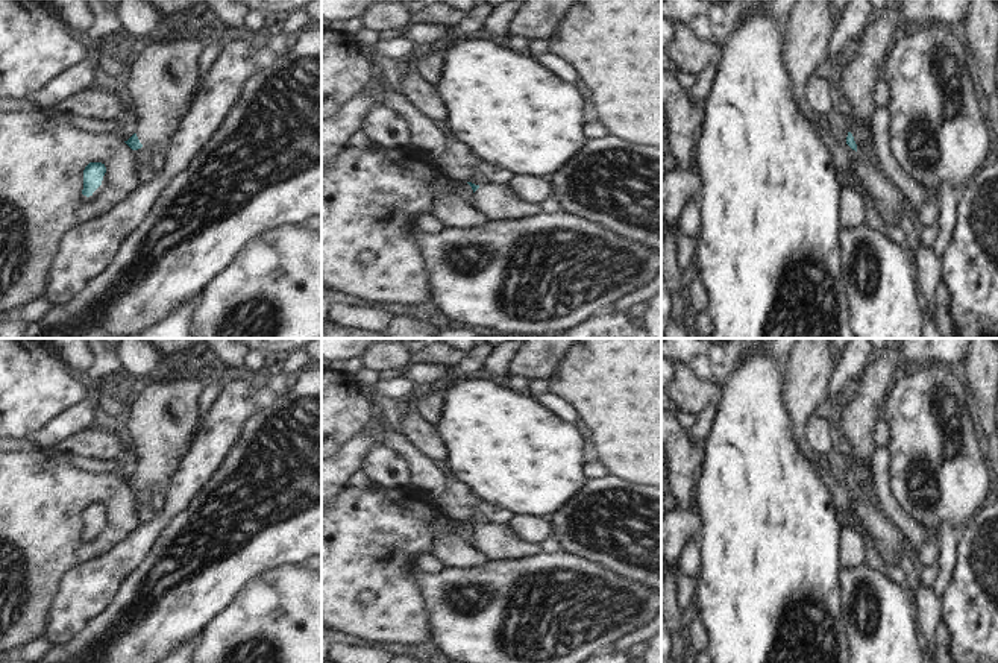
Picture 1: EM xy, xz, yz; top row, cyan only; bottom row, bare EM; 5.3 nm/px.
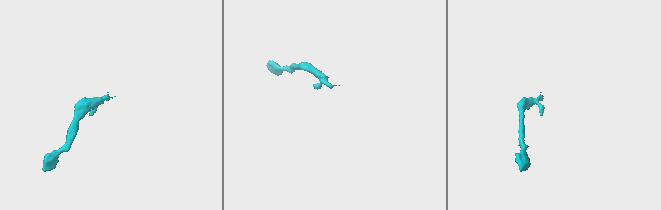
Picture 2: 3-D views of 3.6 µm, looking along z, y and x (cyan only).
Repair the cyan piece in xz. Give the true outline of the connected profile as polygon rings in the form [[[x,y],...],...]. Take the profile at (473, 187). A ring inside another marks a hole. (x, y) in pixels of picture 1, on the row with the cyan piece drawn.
[[[467,182],[473,190],[472,206],[482,212],[488,222],[517,222],[540,214],[538,203],[522,200],[508,185],[475,185]]]

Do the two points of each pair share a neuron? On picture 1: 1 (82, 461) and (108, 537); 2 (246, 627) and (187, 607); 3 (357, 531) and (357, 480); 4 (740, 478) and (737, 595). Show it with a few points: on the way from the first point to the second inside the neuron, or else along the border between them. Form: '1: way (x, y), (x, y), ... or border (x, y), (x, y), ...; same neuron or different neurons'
1: border (72, 455), (72, 460), (82, 469), (111, 472); different neurons
2: border (238, 590), (197, 634); different neurons
3: border (348, 483), (370, 486); different neurons
4: way (740, 507), (740, 566); same neuron

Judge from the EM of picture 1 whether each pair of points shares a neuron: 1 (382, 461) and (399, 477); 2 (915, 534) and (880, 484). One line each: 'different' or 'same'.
1: same
2: same

